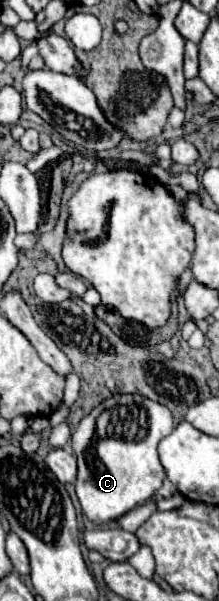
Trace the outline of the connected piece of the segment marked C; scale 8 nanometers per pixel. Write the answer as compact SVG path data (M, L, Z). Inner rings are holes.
M114 395L80 421L72 433L72 451L78 457L76 495L92 523L114 521L128 509L146 503L158 491L166 475L158 461L156 445L172 429L172 413L164 405L140 395ZM102 415L108 415L108 423L104 431L98 431Z

